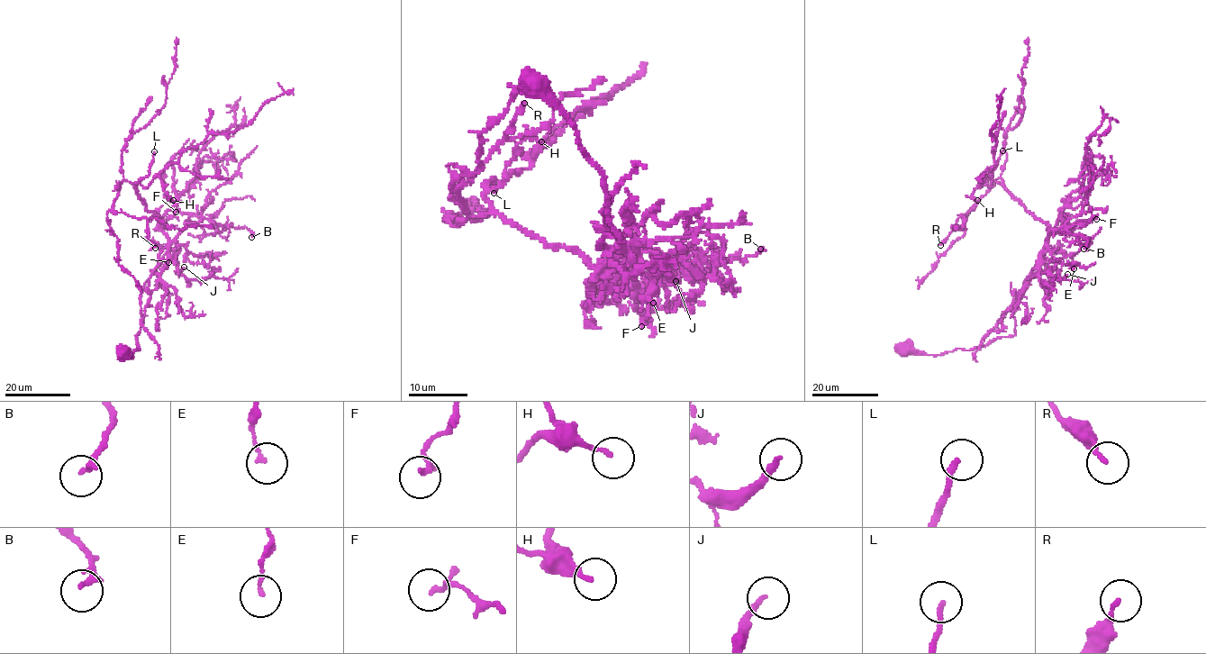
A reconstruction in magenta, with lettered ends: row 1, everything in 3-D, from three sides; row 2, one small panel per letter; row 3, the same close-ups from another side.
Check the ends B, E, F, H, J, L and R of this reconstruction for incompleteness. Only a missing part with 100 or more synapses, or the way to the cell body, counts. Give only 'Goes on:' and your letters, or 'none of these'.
Goes on: L

